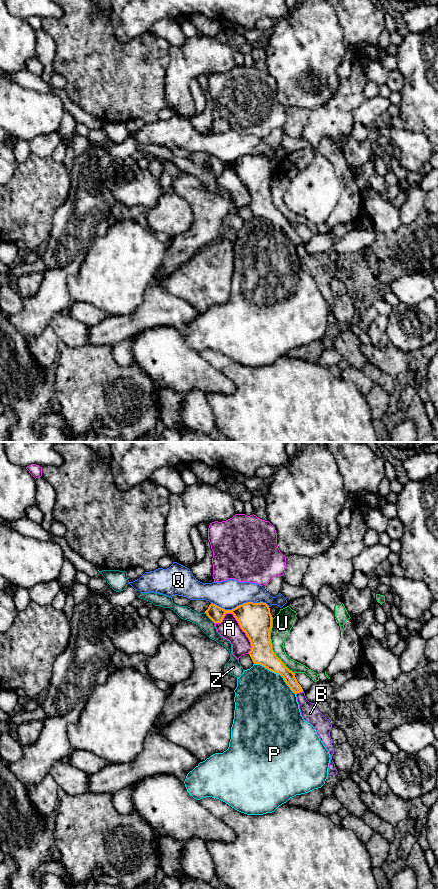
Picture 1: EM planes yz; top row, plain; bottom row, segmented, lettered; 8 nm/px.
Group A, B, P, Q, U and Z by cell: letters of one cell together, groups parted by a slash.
A / B / P / Q / U / Z

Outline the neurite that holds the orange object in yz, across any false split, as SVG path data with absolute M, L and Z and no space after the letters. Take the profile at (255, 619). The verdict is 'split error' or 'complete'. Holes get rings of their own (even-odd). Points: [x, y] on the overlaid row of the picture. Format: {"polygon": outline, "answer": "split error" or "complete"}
{"polygon": "M247 602L232 610L225 610L211 603L205 613L214 623L221 623L226 613L232 613L251 642L249 655L253 663L280 674L295 694L303 692L295 673L272 650L270 630L273 617L266 603Z", "answer": "complete"}

